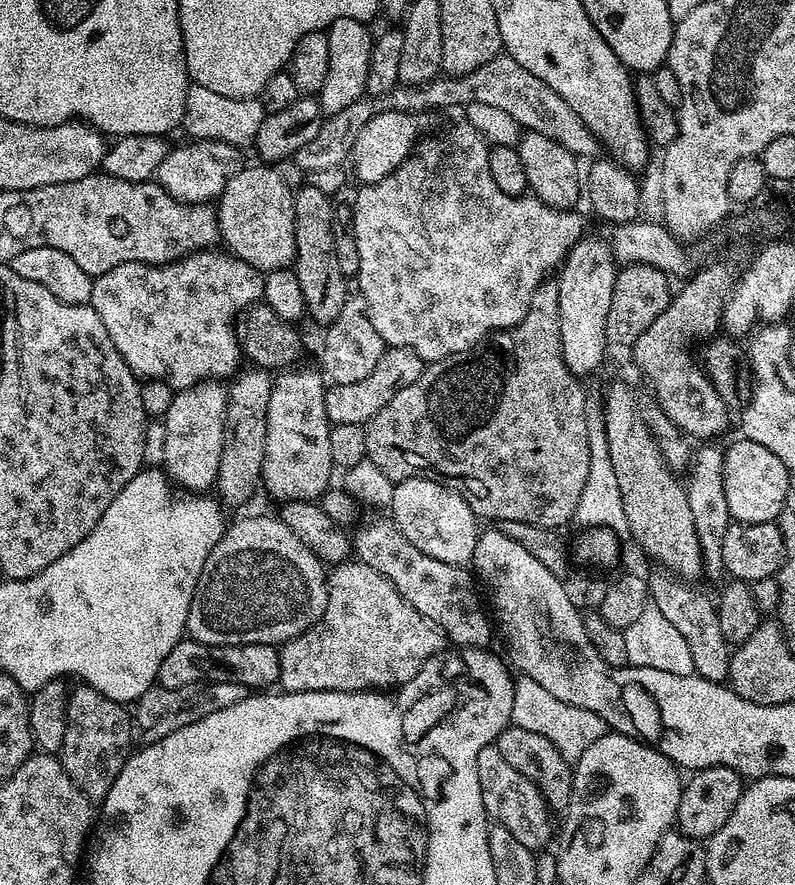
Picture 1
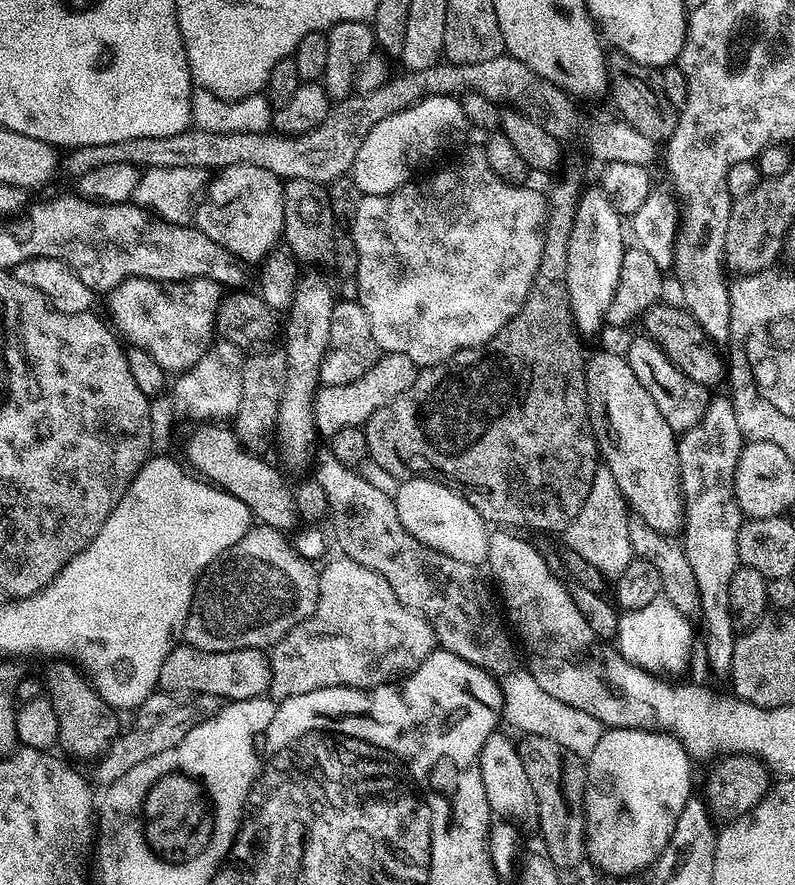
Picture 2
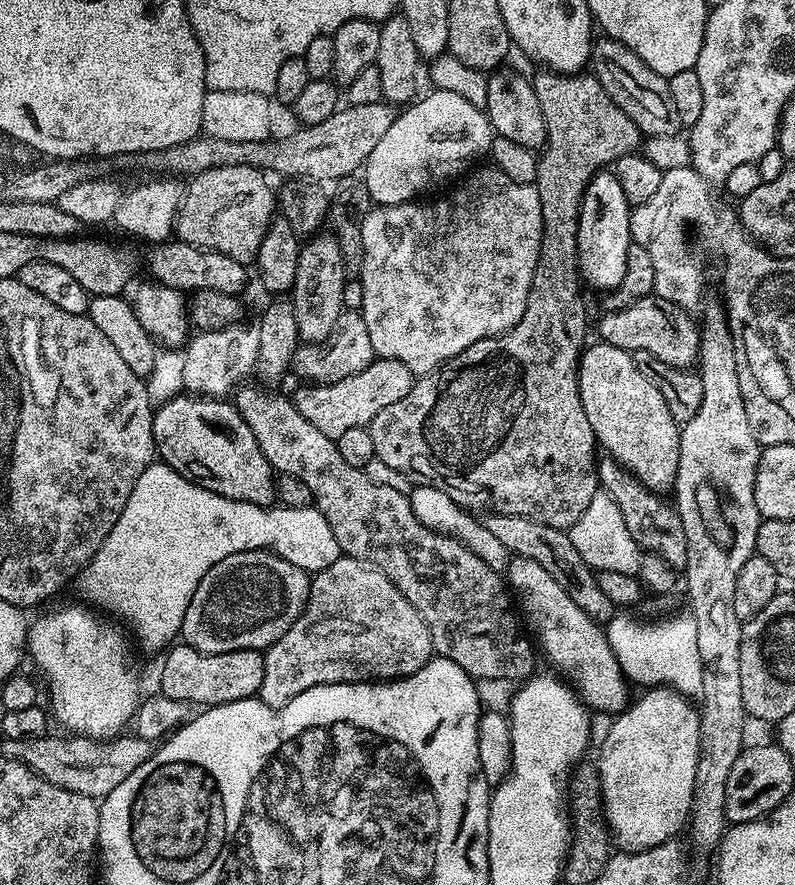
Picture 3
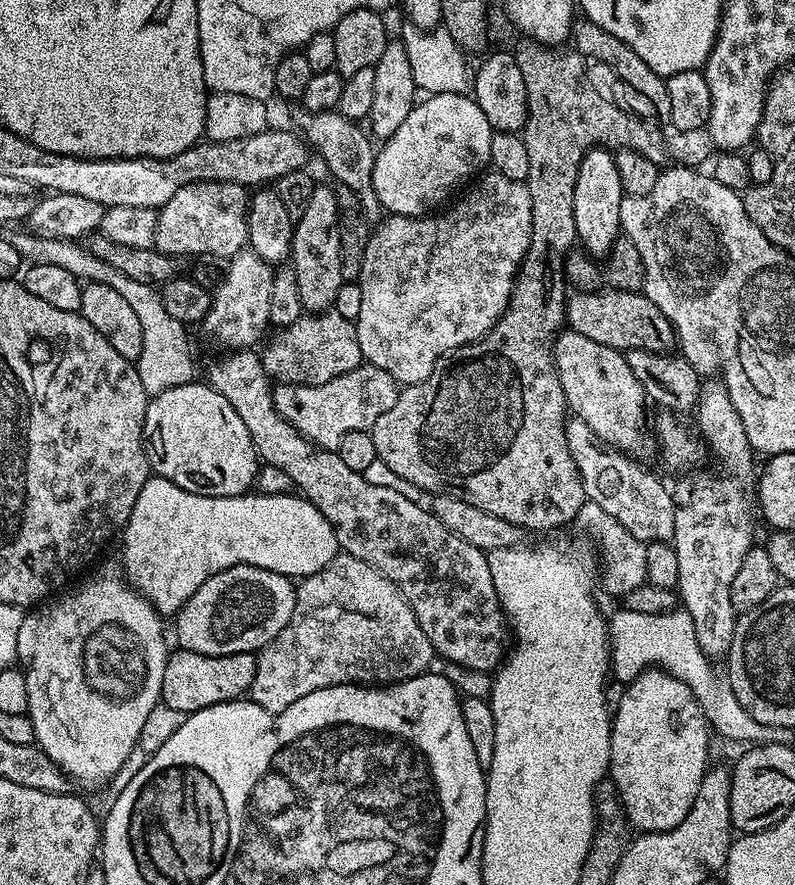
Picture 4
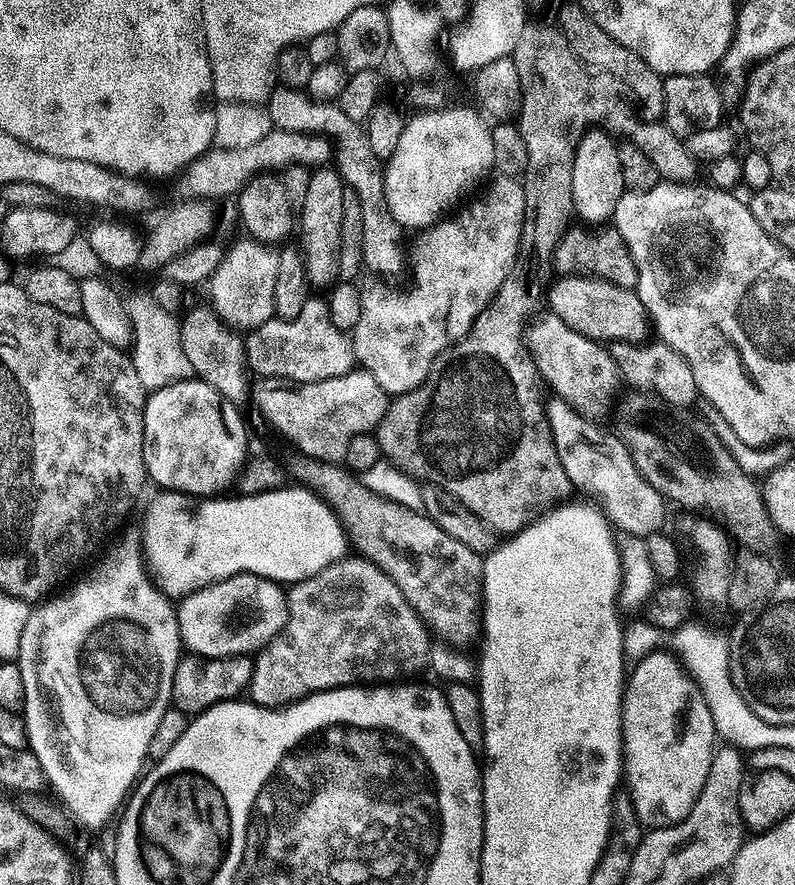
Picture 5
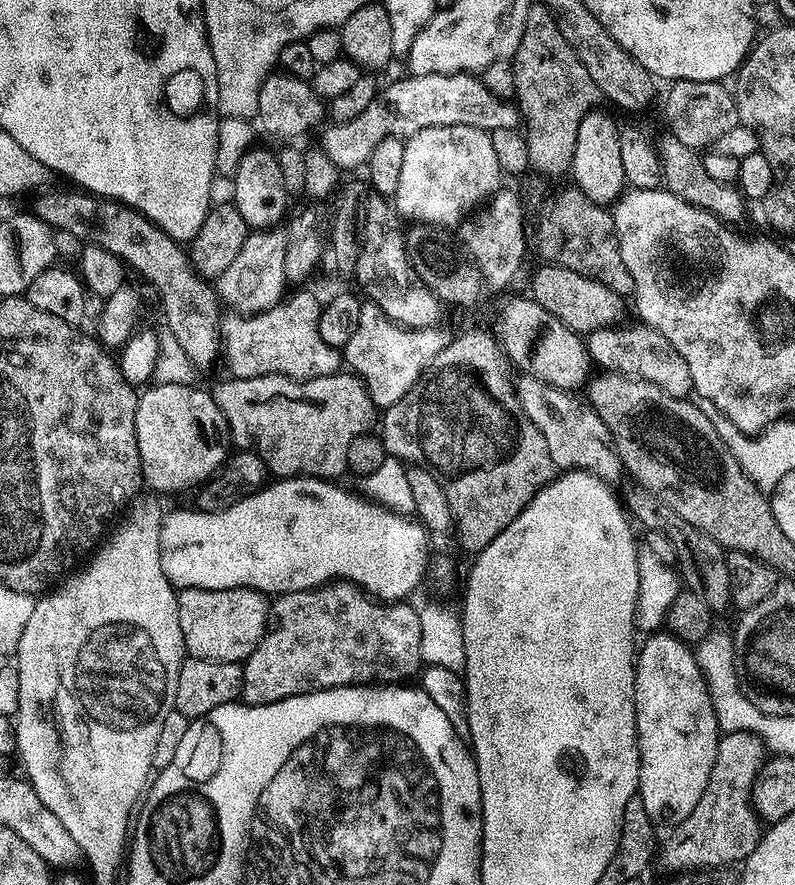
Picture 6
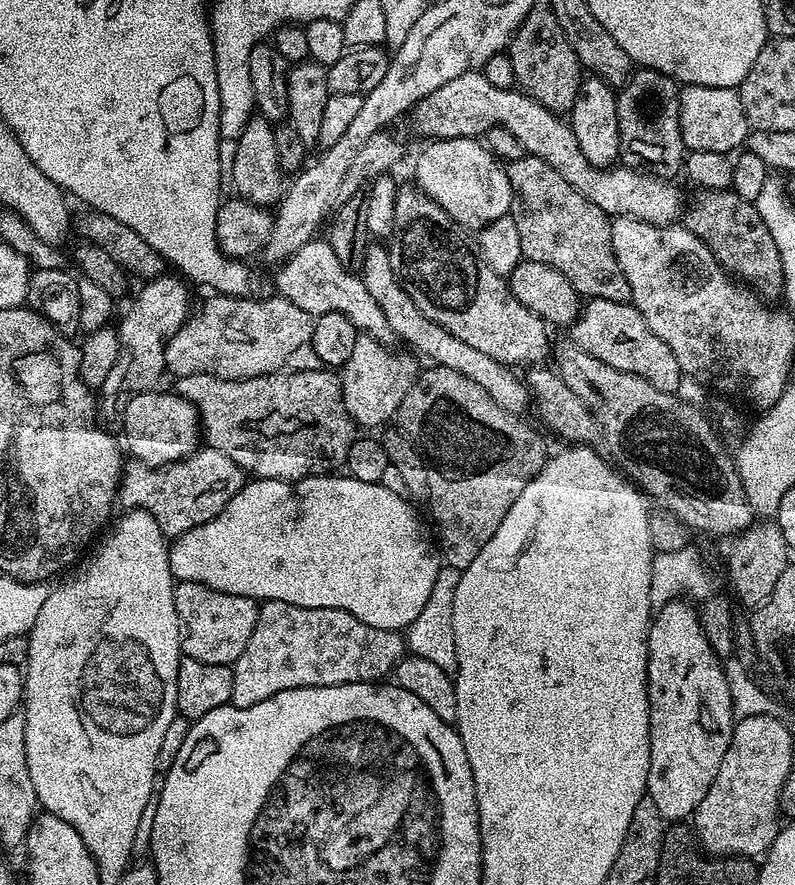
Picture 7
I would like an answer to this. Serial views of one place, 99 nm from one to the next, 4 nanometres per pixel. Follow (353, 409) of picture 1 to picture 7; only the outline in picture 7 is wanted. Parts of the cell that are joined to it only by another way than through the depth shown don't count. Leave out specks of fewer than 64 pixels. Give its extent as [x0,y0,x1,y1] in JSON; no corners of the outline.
[174,370,358,482]

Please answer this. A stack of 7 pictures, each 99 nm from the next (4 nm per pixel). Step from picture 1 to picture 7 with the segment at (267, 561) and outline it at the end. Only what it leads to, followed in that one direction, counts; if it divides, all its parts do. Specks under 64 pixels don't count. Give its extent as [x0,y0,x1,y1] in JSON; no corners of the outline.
[174,581,260,664]

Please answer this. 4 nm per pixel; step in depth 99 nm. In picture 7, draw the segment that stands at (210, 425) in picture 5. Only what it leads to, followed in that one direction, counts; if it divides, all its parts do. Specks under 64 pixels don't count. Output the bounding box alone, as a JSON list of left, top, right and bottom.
[122,390,202,468]

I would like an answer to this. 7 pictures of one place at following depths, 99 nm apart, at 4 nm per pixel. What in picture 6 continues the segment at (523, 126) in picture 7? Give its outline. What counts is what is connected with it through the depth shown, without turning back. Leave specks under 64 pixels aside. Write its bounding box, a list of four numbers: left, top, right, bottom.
[322,72,522,170]

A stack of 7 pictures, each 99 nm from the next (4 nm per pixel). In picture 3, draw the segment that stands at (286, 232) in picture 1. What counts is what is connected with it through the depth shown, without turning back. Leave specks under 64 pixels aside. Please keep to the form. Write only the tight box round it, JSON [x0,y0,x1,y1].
[174,164,274,266]

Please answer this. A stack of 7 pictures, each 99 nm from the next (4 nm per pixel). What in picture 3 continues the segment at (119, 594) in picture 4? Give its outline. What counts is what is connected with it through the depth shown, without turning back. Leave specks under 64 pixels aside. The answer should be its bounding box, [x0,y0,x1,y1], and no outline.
[26,612,142,741]

